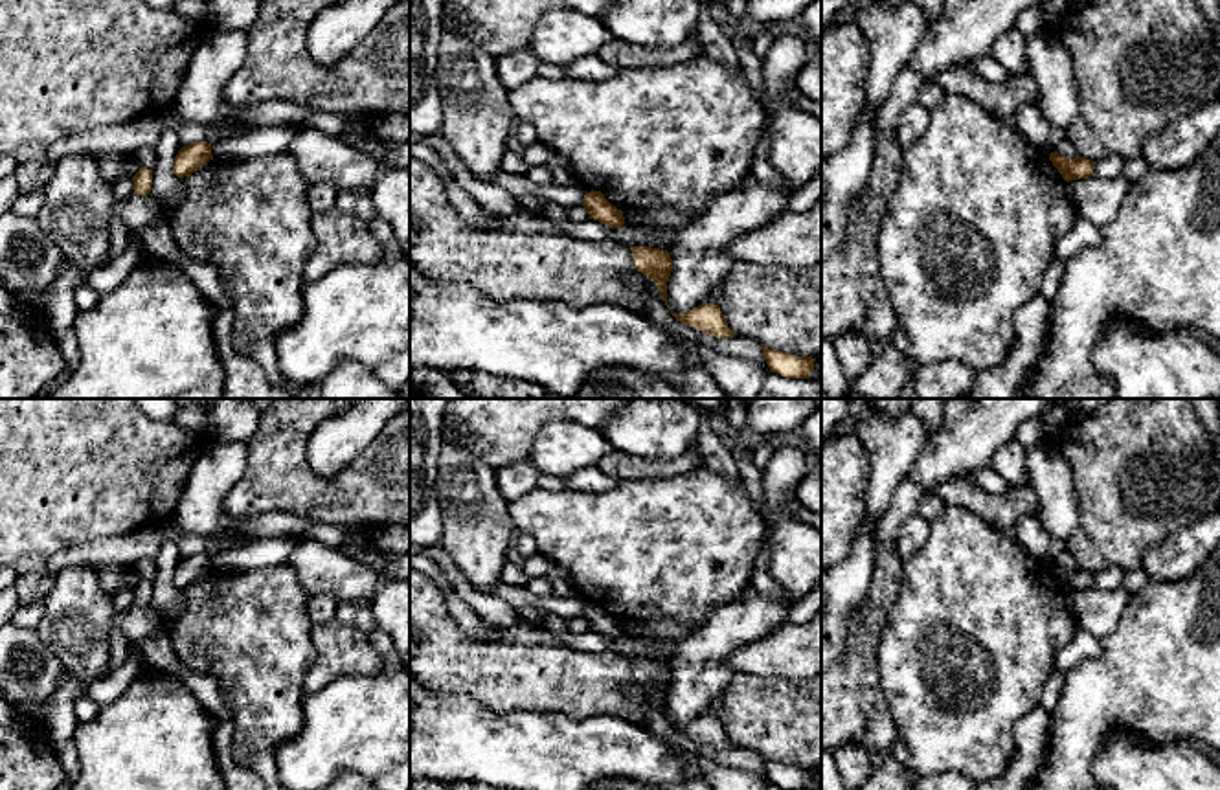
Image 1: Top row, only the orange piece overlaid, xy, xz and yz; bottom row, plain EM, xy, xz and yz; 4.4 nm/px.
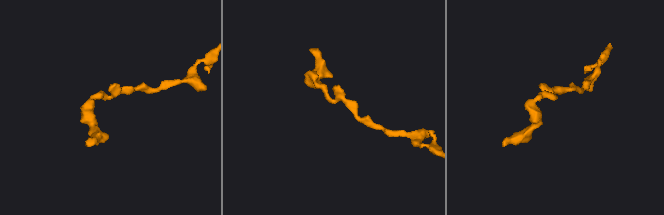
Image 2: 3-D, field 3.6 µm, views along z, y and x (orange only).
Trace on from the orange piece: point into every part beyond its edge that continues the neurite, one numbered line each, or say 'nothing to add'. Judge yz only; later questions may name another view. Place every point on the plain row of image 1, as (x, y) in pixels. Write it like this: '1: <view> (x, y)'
nothing to add

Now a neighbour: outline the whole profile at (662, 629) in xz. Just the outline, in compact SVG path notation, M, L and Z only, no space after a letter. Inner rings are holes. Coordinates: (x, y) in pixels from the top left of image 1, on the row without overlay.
M656 619L641 623L623 623L625 634L647 639L672 639L682 641L693 634L693 628L674 619Z

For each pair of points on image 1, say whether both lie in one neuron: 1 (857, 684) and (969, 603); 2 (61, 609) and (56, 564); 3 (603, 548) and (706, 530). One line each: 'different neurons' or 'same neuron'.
1: different neurons
2: different neurons
3: same neuron

